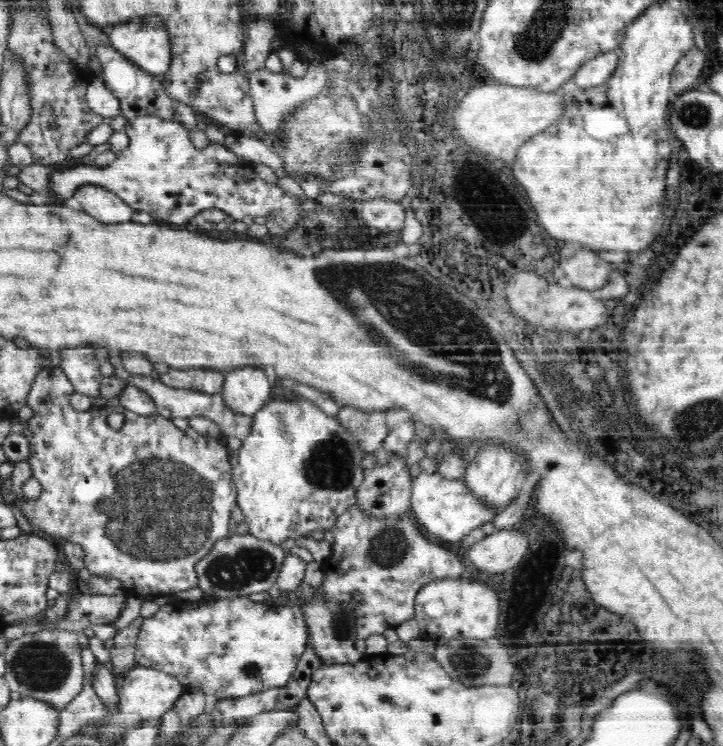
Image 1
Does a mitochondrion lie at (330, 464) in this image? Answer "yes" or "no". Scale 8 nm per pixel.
yes

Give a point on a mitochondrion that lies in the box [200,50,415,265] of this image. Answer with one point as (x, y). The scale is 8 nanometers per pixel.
(348, 139)

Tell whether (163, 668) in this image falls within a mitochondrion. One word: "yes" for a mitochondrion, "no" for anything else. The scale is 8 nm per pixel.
no

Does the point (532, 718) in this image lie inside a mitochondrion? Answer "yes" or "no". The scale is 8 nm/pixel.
no

